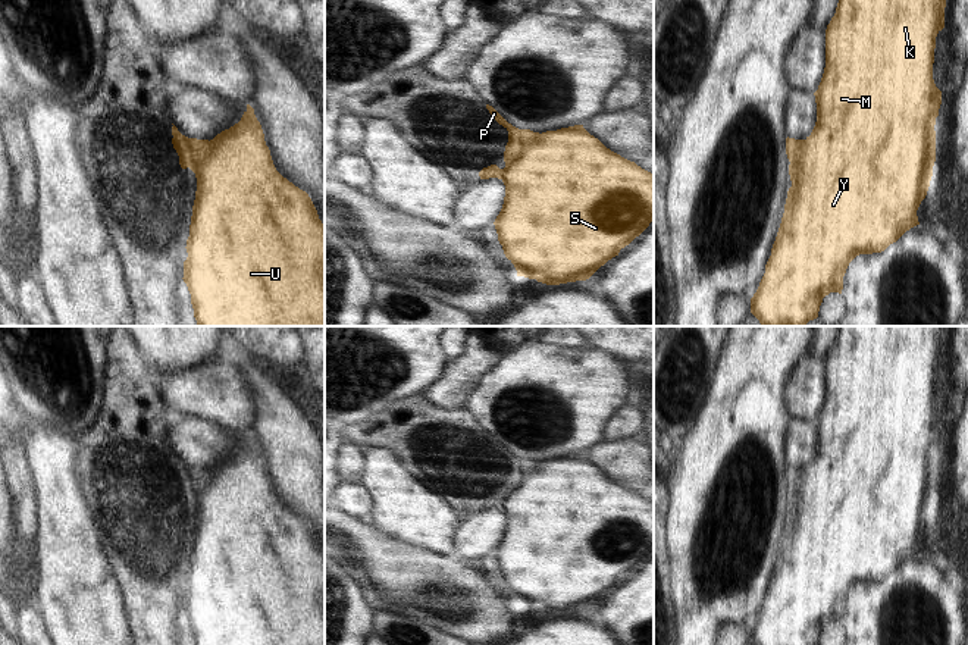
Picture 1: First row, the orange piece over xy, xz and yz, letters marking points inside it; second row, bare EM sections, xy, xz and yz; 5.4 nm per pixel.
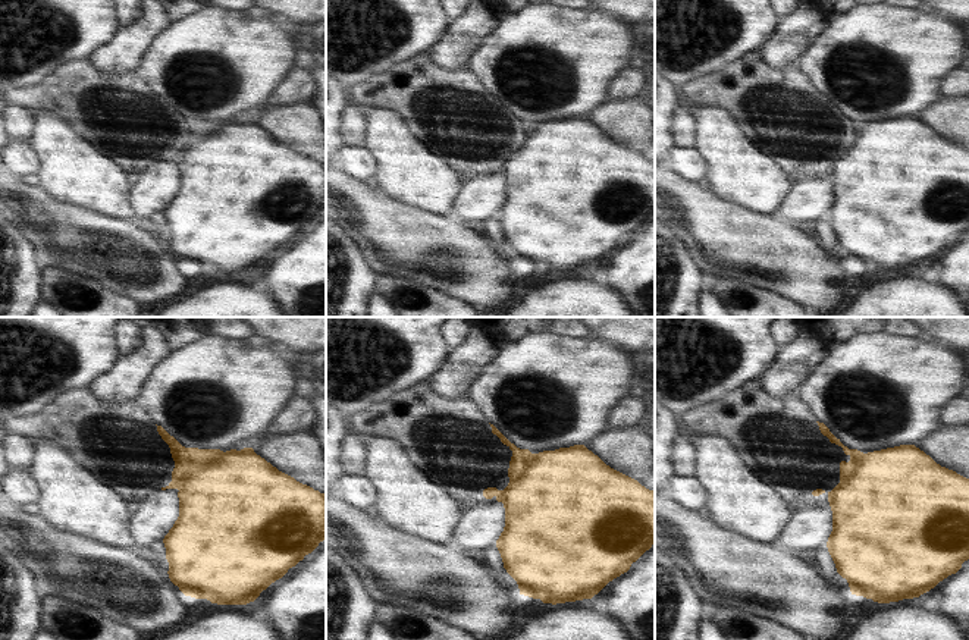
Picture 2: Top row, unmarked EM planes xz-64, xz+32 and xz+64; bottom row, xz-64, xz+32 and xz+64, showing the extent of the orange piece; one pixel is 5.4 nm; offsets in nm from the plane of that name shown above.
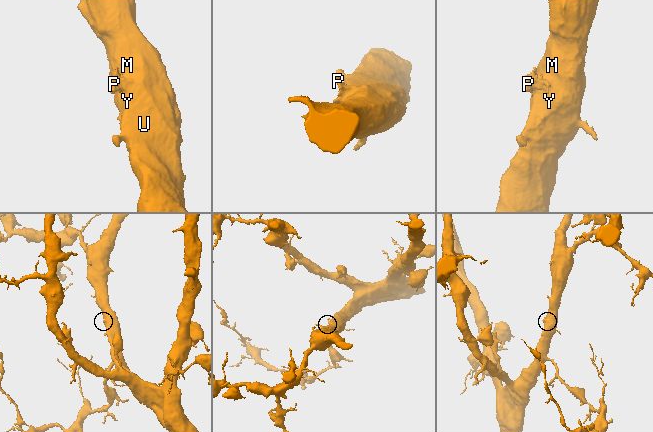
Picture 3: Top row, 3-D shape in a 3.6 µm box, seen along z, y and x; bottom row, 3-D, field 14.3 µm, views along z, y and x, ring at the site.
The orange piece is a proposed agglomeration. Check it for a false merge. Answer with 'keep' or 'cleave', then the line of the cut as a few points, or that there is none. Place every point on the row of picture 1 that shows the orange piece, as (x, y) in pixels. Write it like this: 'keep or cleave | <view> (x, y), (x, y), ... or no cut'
cleave | xz (541, 134), (503, 171), (501, 178)

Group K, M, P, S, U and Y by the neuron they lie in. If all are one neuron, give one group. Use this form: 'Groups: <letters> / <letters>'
Groups: K M S U Y / P.

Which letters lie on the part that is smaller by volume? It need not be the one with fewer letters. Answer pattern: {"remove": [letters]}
{"remove": ["P"]}

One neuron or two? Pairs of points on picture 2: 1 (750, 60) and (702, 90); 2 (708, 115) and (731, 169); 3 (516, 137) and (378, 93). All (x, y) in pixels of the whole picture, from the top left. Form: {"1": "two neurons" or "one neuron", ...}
{"1": "one neuron", "2": "one neuron", "3": "one neuron"}

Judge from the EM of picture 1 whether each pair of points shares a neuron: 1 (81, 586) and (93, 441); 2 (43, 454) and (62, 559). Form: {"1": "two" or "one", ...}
{"1": "two", "2": "one"}

